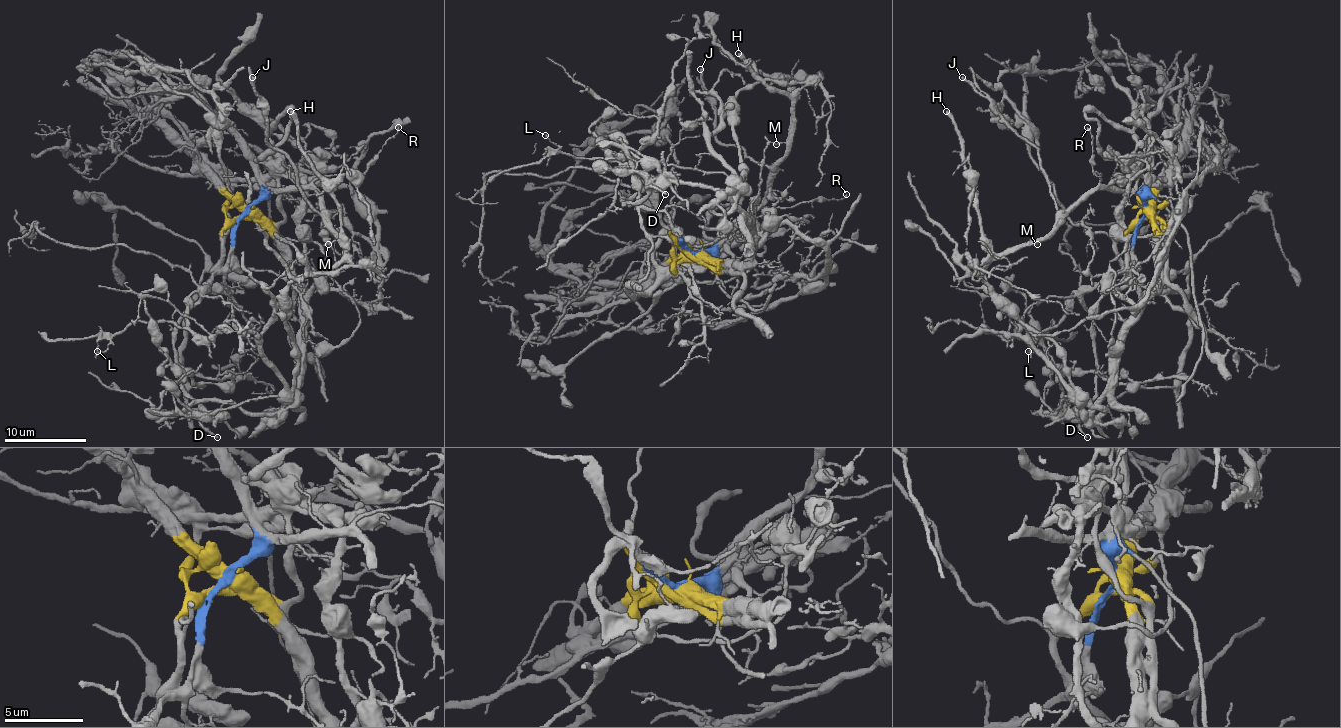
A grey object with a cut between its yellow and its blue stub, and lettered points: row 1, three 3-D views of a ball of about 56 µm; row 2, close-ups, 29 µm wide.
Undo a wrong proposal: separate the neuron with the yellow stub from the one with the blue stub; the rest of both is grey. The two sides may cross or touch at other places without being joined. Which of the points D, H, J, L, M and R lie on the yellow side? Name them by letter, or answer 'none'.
none

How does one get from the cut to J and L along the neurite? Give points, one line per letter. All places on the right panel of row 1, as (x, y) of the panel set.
J: (1147, 216), (1145, 202), (1136, 194), (1106, 190), (1094, 190), (1067, 210), (1057, 210), (1039, 151), (961, 78)
L: (1147, 216), (1132, 257), (1069, 298), (1065, 316), (1053, 326), (1051, 320), (1028, 351)

